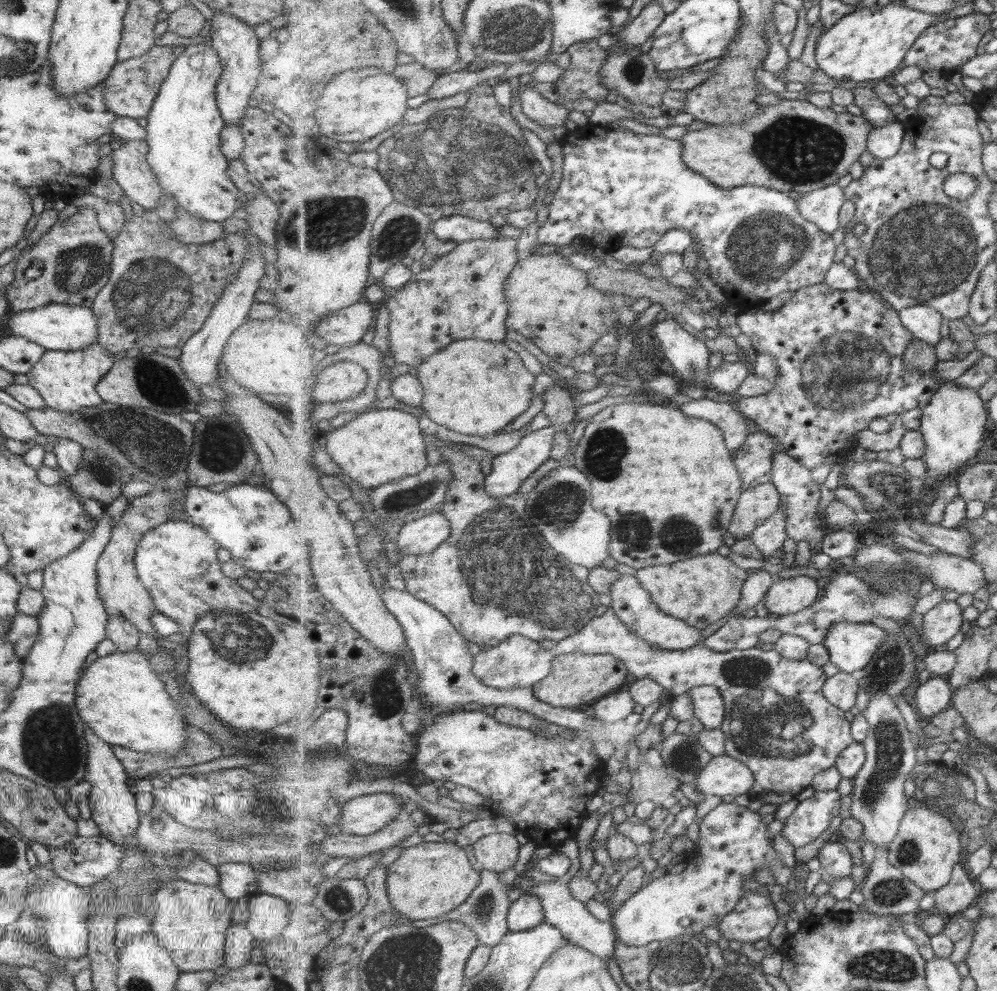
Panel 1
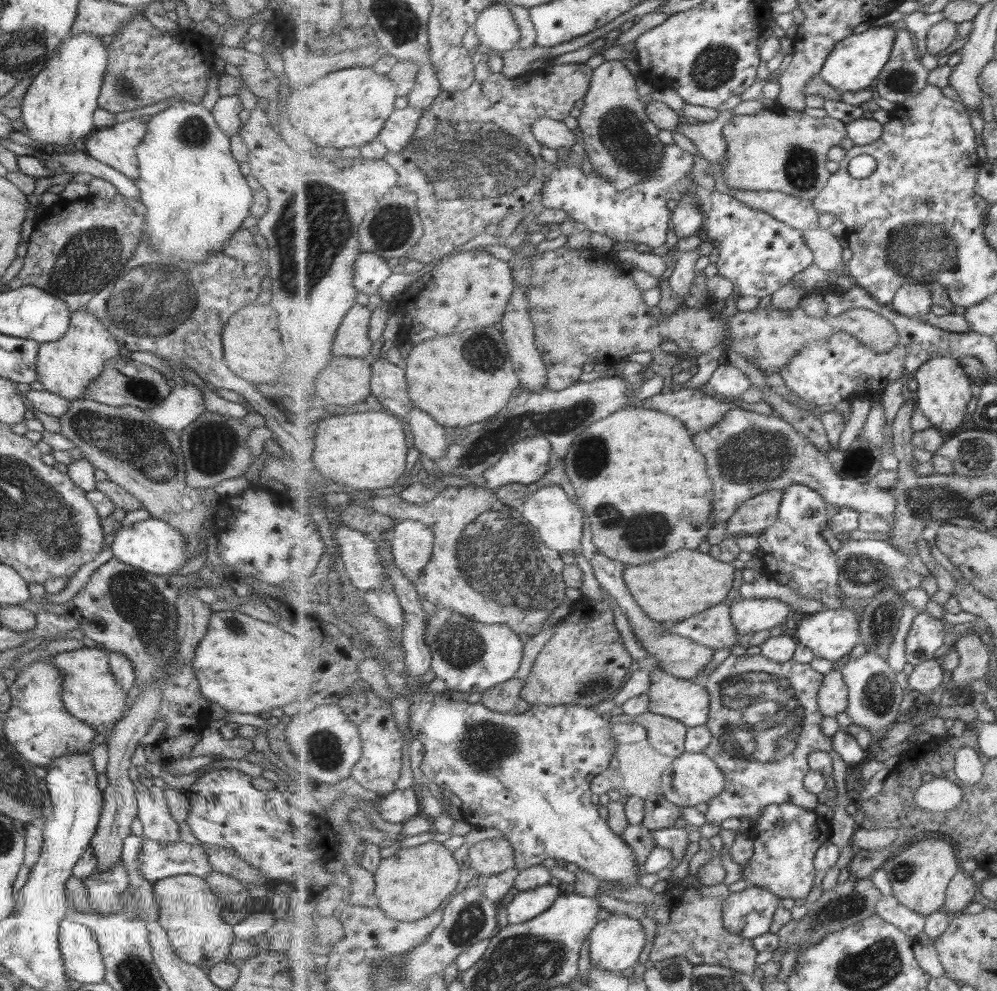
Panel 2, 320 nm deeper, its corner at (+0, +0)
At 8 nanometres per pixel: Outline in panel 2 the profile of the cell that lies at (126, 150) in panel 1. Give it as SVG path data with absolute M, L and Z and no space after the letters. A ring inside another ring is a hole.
M129 118L110 127L96 128L84 138L80 147L91 158L135 180L138 168L135 147L146 131L146 121Z

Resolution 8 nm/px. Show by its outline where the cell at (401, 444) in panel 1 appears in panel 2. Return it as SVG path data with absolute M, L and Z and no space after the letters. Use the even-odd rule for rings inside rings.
M388 411L341 412L345 412L345 416L321 420L317 436L314 438L315 448L311 462L319 470L324 481L332 480L339 485L346 485L359 491L373 491L393 486L393 482L397 482L407 468L407 452L411 445L410 433L405 432L408 428Z

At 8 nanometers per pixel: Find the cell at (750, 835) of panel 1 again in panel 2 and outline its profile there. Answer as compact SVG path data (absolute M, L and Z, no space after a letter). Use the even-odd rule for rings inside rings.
M604 914L588 941L593 965L621 972L638 964L647 936L639 920L626 914Z

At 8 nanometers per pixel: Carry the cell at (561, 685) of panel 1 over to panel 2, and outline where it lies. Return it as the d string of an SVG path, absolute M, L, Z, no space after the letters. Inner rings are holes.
M584 596L570 604L568 614L557 622L554 635L537 655L526 679L522 697L532 706L573 704L595 708L603 700L614 700L631 673L634 657L623 644L610 605Z

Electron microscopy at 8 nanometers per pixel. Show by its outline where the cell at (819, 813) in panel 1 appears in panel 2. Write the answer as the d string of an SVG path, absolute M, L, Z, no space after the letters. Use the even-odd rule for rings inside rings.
M795 804L766 806L760 819L754 824L755 834L751 830L751 838L756 843L753 858L743 866L742 875L747 885L765 888L782 899L806 899L815 882L816 852L832 834L830 823L831 820L819 816L815 810ZM777 820L783 820L785 825L775 829Z

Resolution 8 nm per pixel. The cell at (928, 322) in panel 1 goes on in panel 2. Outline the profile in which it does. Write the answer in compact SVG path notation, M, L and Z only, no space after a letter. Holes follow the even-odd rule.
M919 283L903 285L890 304L897 312L907 316L926 315L931 312L934 300L930 287Z

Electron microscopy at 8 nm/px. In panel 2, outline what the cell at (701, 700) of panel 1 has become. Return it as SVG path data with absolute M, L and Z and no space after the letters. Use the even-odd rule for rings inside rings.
M653 665L649 673L652 683L647 693L651 713L678 720L688 727L707 724L709 692L703 684L680 679L661 666Z

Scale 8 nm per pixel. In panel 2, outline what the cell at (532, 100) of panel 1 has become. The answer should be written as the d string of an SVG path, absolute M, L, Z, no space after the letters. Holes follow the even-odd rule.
M538 118L534 122L533 132L538 144L559 150L559 148L571 148L577 138L573 135L573 129L569 130L561 120L554 118Z

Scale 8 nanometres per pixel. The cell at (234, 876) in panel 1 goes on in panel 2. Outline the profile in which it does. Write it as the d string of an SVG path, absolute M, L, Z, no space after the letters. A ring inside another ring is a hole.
M142 837L137 872L149 883L177 875L199 878L211 870L204 848L183 841L156 841Z

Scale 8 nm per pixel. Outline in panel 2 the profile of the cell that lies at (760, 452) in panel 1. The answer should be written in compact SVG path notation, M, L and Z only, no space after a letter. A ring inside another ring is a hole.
M739 406L727 412L719 424L707 432L695 434L695 446L707 458L707 469L715 485L713 518L727 522L747 500L767 491L783 491L795 484L814 489L831 506L853 508L860 514L873 512L883 515L892 528L897 513L897 498L877 485L839 477L826 454L794 425L771 414L765 415L751 406Z

